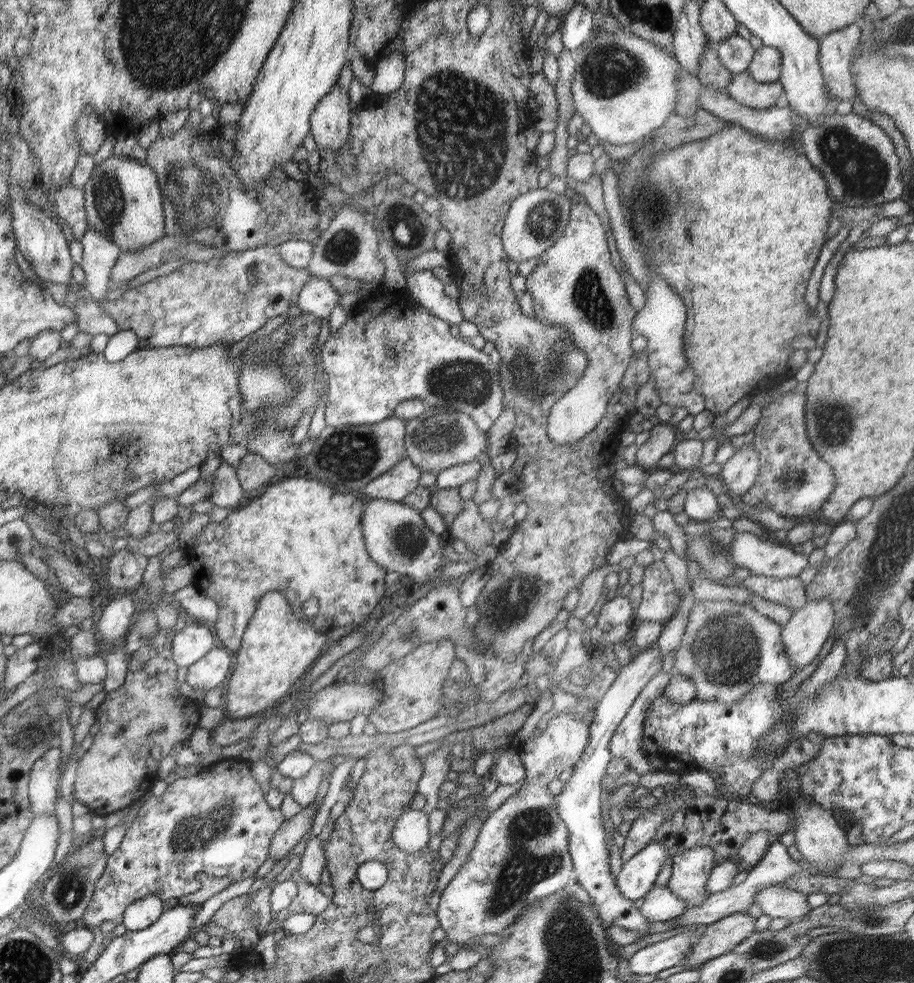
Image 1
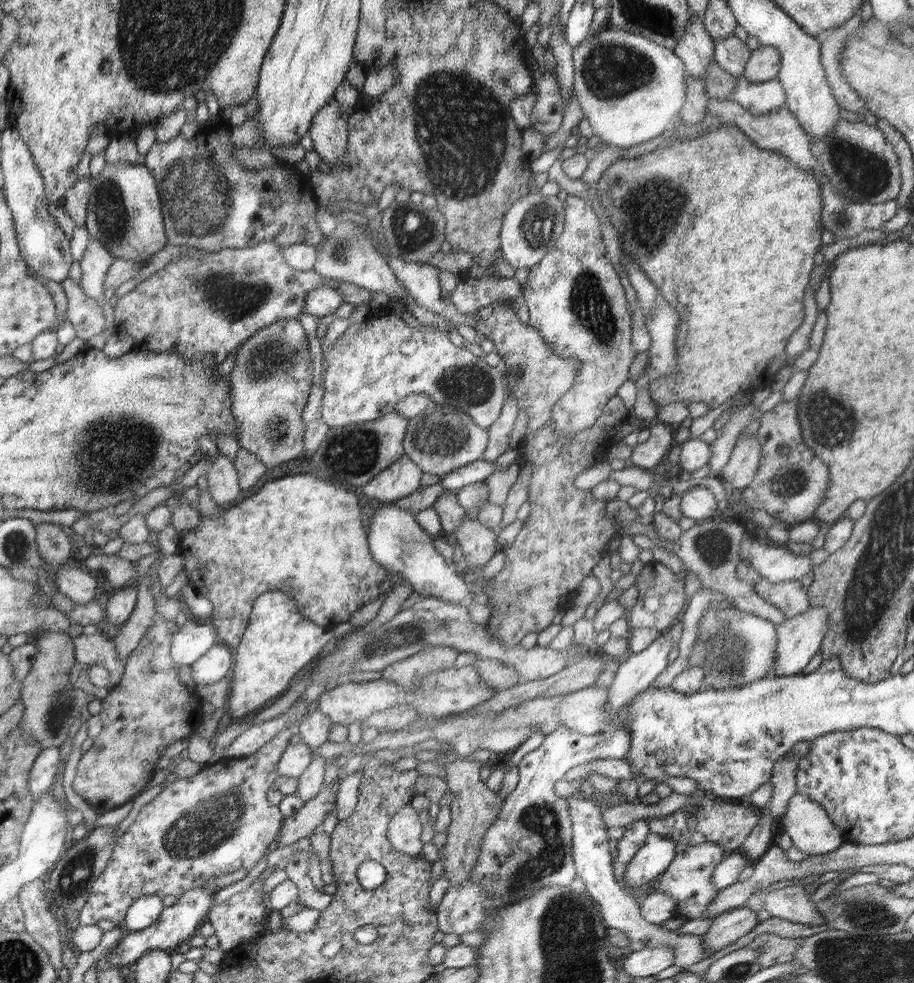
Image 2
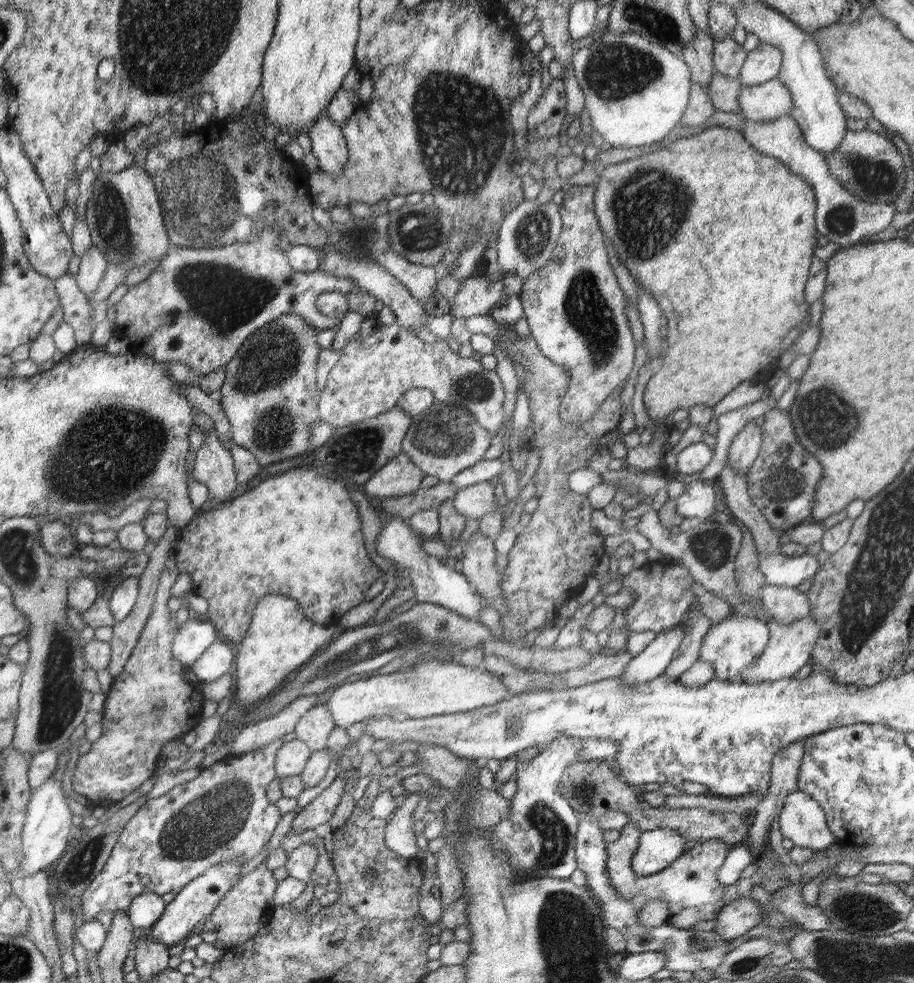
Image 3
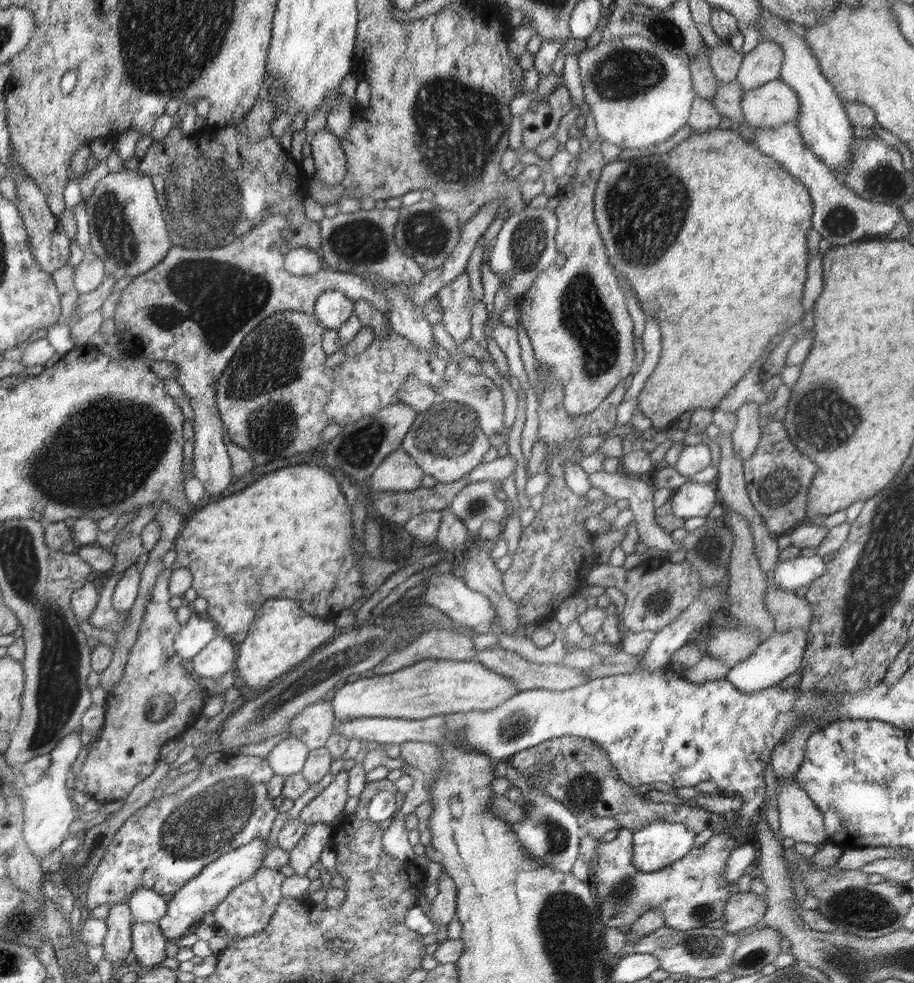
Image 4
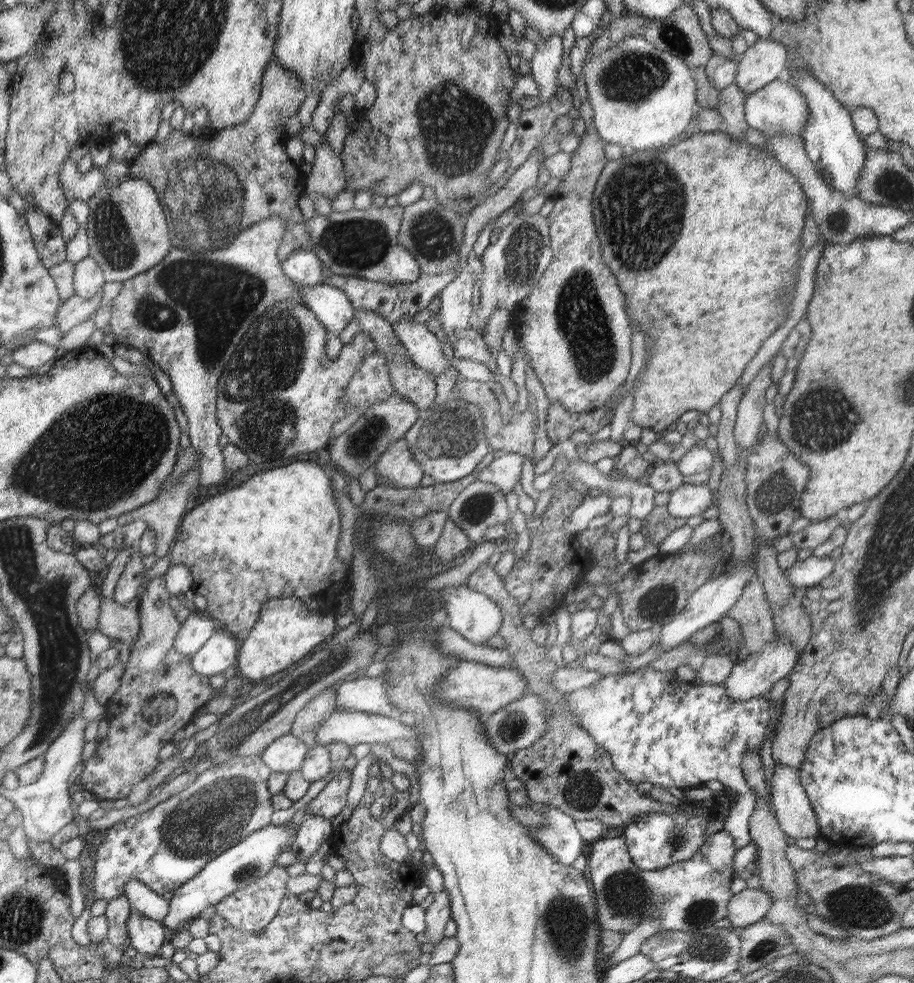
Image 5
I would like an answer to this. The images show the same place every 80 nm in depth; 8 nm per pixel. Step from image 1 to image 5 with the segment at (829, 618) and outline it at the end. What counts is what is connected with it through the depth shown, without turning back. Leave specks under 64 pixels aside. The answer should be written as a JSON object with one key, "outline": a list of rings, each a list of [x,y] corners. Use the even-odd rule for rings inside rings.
{"outline":[[[778,637],[775,642],[767,644],[761,652],[748,654],[745,660],[739,660],[732,668],[730,677],[723,683],[726,685],[726,694],[731,700],[750,700],[769,694],[769,688],[782,680],[794,670],[799,659],[798,652],[787,640]]]}

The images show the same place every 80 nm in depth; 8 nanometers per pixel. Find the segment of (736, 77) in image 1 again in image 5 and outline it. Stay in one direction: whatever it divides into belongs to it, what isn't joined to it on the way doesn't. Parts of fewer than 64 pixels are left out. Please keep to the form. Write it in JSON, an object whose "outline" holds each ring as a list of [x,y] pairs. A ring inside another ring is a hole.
{"outline":[[[779,78],[747,95],[745,103],[746,122],[754,130],[766,136],[777,134],[803,134],[809,119],[809,108],[805,96],[785,78]]]}

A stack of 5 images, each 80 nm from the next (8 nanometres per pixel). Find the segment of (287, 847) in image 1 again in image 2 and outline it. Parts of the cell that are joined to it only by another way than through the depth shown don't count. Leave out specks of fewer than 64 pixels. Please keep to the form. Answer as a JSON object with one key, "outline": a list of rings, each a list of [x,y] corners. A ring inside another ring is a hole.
{"outline":[[[334,782],[324,784],[313,799],[307,800],[296,814],[287,817],[286,823],[278,834],[278,841],[280,841],[278,848],[288,846],[321,829],[328,814],[335,809],[338,787],[339,784]]]}

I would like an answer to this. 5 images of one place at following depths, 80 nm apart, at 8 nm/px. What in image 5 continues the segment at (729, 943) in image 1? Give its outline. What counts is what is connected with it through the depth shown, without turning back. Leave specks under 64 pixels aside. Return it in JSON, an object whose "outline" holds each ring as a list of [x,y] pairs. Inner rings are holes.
{"outline":[[[750,888],[742,890],[739,894],[733,896],[728,902],[728,917],[732,922],[732,927],[752,926],[756,922],[761,922],[772,905],[772,898],[762,890],[762,888]]]}

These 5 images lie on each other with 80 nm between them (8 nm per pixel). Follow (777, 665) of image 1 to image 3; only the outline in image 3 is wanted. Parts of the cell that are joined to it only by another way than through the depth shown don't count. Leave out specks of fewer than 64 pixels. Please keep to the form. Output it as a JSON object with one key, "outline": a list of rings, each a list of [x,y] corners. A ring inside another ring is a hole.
{"outline":[[[744,615],[729,616],[722,622],[712,623],[701,643],[699,658],[713,664],[716,679],[722,682],[740,683],[742,670],[753,665],[761,655],[769,639],[769,630],[766,621],[762,618],[750,618]]]}

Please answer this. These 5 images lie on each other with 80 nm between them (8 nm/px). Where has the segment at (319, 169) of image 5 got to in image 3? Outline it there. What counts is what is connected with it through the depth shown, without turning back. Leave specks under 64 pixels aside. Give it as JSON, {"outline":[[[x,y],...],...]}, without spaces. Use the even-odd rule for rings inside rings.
{"outline":[[[324,111],[308,134],[319,169],[336,178],[344,170],[349,153],[341,126],[332,122]]]}

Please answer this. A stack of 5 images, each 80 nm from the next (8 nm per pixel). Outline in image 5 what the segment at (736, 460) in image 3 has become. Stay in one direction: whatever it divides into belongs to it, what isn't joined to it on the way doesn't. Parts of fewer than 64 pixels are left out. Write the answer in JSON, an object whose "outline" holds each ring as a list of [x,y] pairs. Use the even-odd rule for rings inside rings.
{"outline":[[[773,358],[758,371],[754,380],[748,385],[748,390],[737,409],[734,436],[736,444],[744,452],[750,451],[756,444],[763,423],[766,390],[772,384],[771,361]]]}

